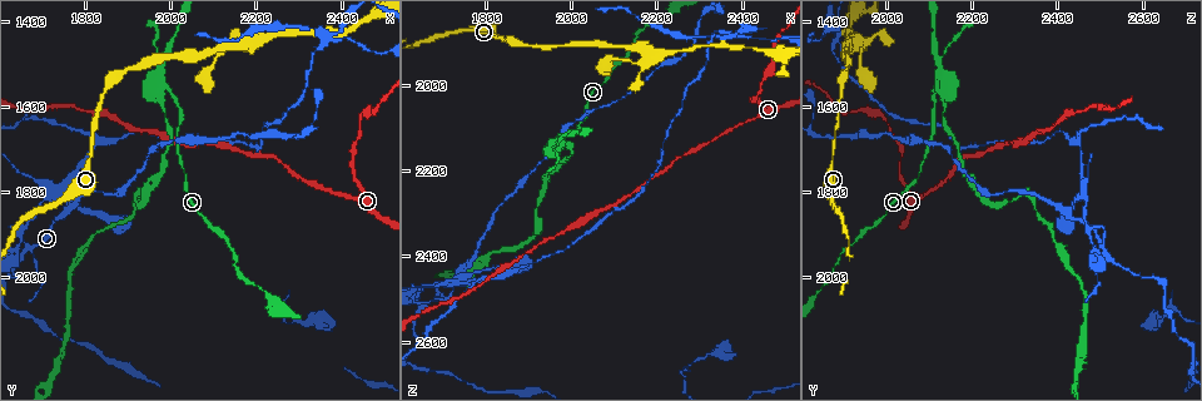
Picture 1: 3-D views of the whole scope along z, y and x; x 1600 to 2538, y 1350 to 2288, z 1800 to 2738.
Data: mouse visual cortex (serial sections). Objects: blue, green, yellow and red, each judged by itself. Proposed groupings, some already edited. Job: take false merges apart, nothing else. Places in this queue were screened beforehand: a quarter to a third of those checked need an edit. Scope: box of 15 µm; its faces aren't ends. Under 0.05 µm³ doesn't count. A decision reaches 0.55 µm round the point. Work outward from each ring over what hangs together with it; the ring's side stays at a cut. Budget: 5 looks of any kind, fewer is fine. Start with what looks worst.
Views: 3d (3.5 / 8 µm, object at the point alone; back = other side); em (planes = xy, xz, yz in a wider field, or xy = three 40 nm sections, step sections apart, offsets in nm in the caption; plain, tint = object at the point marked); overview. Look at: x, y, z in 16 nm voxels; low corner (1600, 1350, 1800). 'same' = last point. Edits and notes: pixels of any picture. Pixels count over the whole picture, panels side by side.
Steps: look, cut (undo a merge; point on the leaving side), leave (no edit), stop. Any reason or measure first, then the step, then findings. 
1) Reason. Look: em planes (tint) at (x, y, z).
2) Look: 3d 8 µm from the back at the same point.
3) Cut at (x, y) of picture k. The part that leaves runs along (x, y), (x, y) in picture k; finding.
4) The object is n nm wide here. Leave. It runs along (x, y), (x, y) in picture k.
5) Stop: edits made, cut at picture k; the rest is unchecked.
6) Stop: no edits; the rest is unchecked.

Sudden change in width. Look: 3d 3.5 µm at (1980, 1575, 2130).

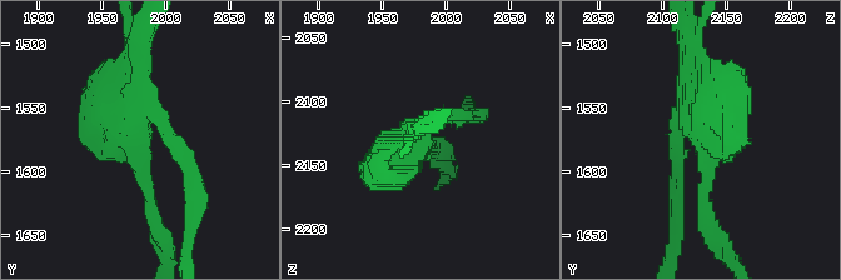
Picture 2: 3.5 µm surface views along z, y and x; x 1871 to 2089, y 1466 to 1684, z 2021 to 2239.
Now the EM. Look: em xy step 1 (plain) at (1978, 1574, 2136).

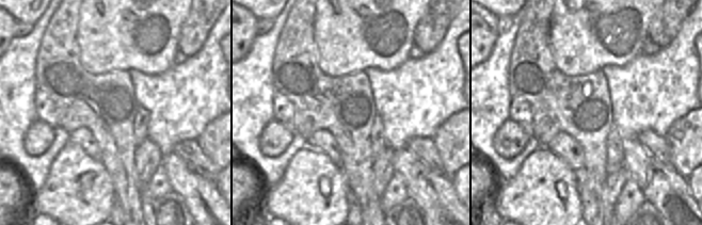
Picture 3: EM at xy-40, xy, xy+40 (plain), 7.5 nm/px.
Look: em xy step 1 (tint) at the same point.

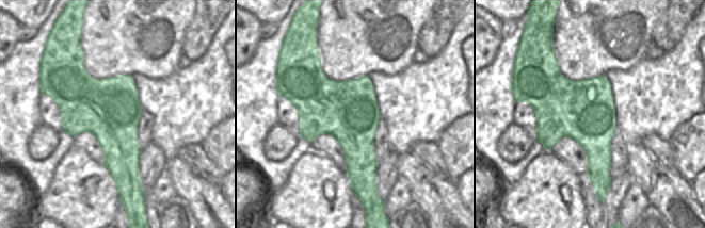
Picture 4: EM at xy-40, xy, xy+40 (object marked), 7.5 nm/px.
The arms are 150, 150, 200, 400 nm wide. Cut at (695, 126) of picture 2. The part that leaves runs along (682, 106), (708, 138), (708, 218) in picture 2; a second cell is stuck on.

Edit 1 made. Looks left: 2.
Four arms meet. Look: 3d 3.5 µm at (2185, 1450, 1940).

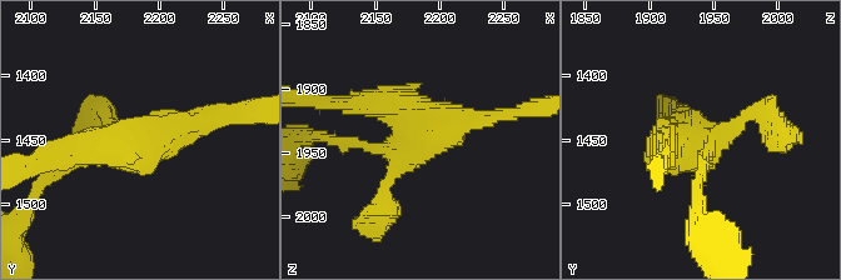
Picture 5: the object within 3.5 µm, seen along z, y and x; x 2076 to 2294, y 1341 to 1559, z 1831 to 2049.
Now the EM. Look: em xy step 5 (tint) at (2180, 1452, 1940).

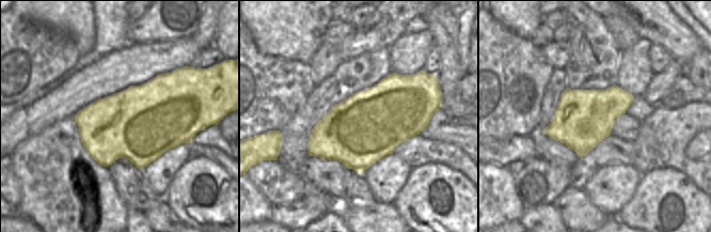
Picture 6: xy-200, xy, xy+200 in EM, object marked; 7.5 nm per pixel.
4 arms meet here. Leave. It runs along (61, 155), (149, 144), (218, 118) in picture 5; one cell here.

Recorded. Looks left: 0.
Stop: edits made, cut at picture 2; the rest is unchecked.

